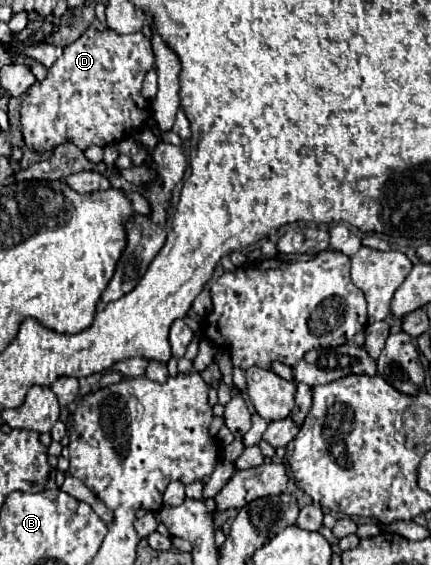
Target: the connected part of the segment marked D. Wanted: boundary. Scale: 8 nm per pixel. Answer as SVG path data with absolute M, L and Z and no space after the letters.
M91 27L85 35L81 35L77 41L63 49L63 55L49 69L47 79L37 81L27 91L27 97L21 105L21 131L25 143L35 151L53 151L57 145L69 139L85 151L91 145L105 147L109 143L131 137L151 117L151 105L141 95L143 77L151 69L153 51L149 39L143 33L117 35L115 31L97 31Z

